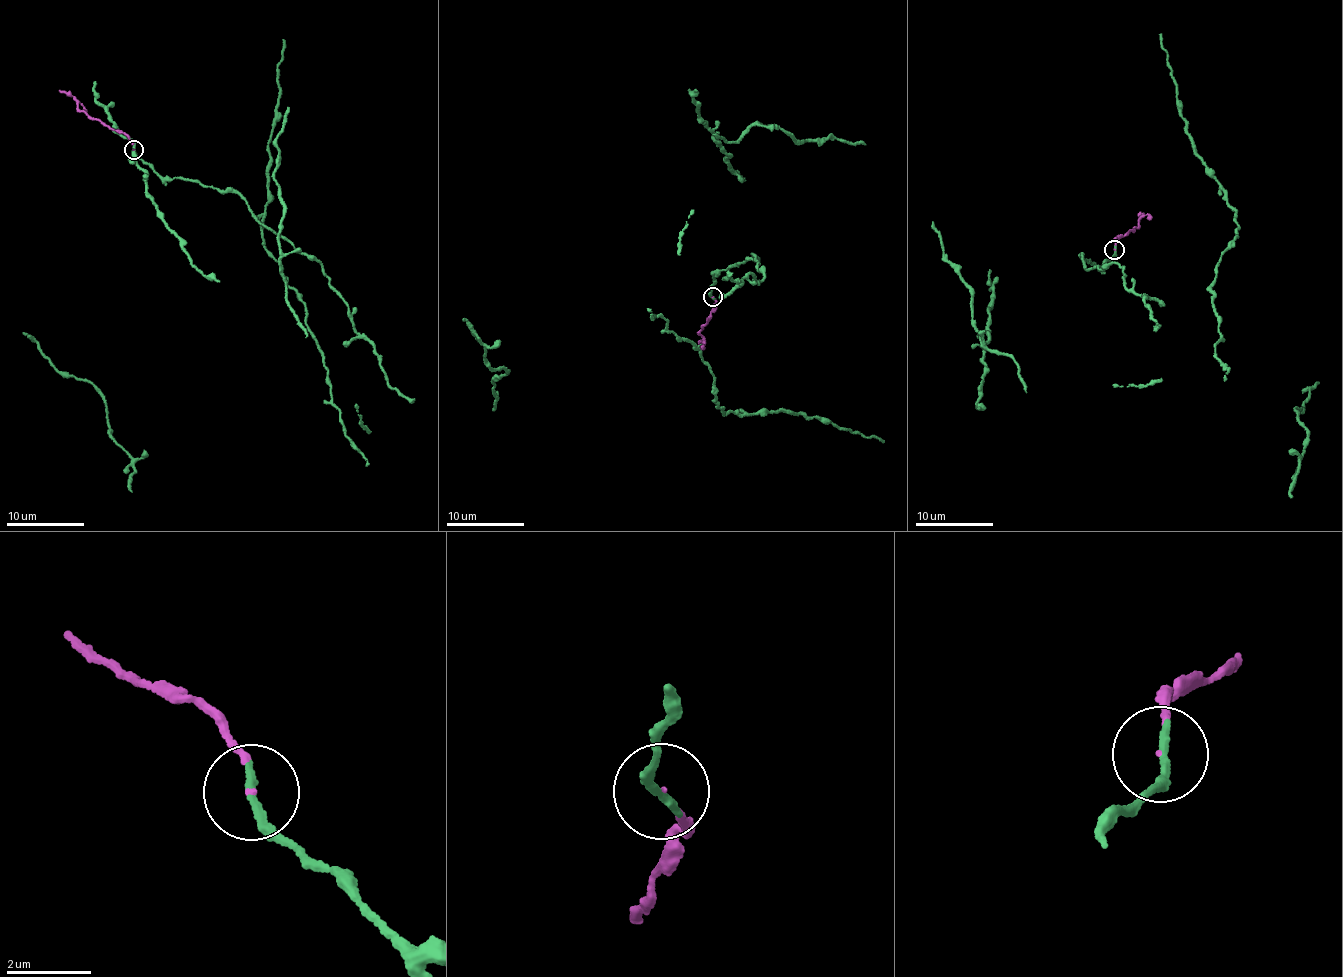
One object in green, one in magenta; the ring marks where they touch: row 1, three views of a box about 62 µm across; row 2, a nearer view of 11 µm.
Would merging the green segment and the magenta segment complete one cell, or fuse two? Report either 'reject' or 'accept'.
accept

